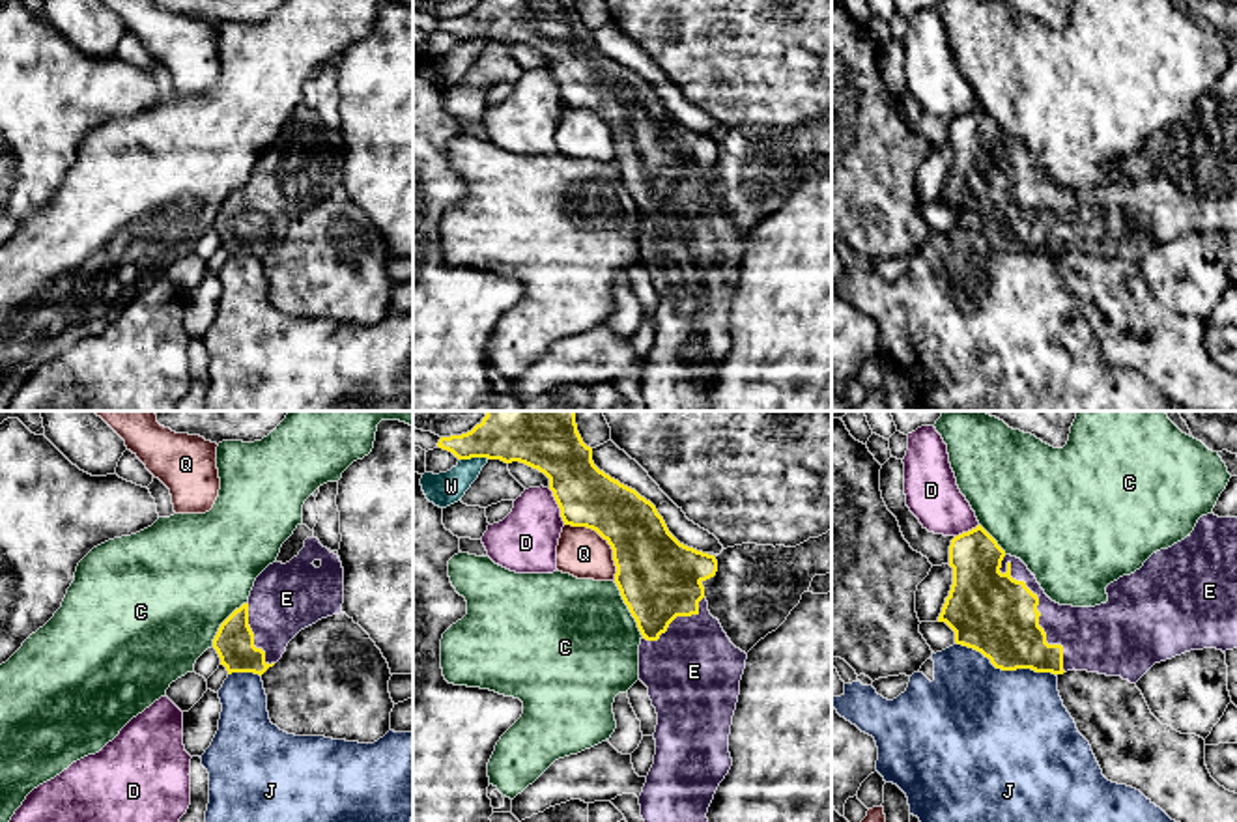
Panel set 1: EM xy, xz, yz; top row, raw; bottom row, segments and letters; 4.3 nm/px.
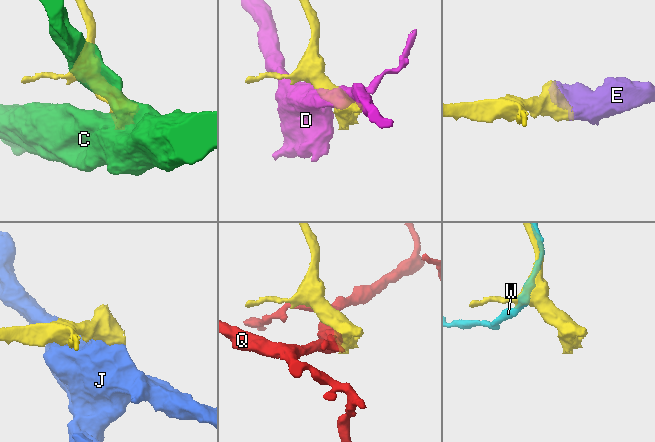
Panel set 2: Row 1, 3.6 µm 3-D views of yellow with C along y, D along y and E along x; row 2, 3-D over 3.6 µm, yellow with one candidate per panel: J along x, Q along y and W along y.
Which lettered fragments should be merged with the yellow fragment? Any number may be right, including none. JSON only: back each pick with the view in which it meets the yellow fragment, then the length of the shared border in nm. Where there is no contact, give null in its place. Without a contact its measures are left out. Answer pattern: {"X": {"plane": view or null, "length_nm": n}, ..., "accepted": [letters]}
{"E": {"plane": "yz", "length_nm": 550}, "accepted": ["E"]}

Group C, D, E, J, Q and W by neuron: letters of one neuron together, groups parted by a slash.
C / D / E / J / Q / W

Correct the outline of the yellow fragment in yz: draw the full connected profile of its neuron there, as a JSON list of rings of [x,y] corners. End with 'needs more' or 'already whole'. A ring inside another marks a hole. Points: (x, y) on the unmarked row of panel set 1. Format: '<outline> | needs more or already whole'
[[[1201,97],[1185,121],[1153,135],[1140,151],[1110,164],[1108,183],[1095,189],[1052,183],[1028,148],[1007,136],[981,106],[951,121],[949,148],[953,166],[938,204],[955,213],[957,226],[981,234],[1002,252],[1031,250],[1058,258],[1074,250],[1136,265],[1155,245],[1185,234],[1237,230],[1237,99]]] | needs more

